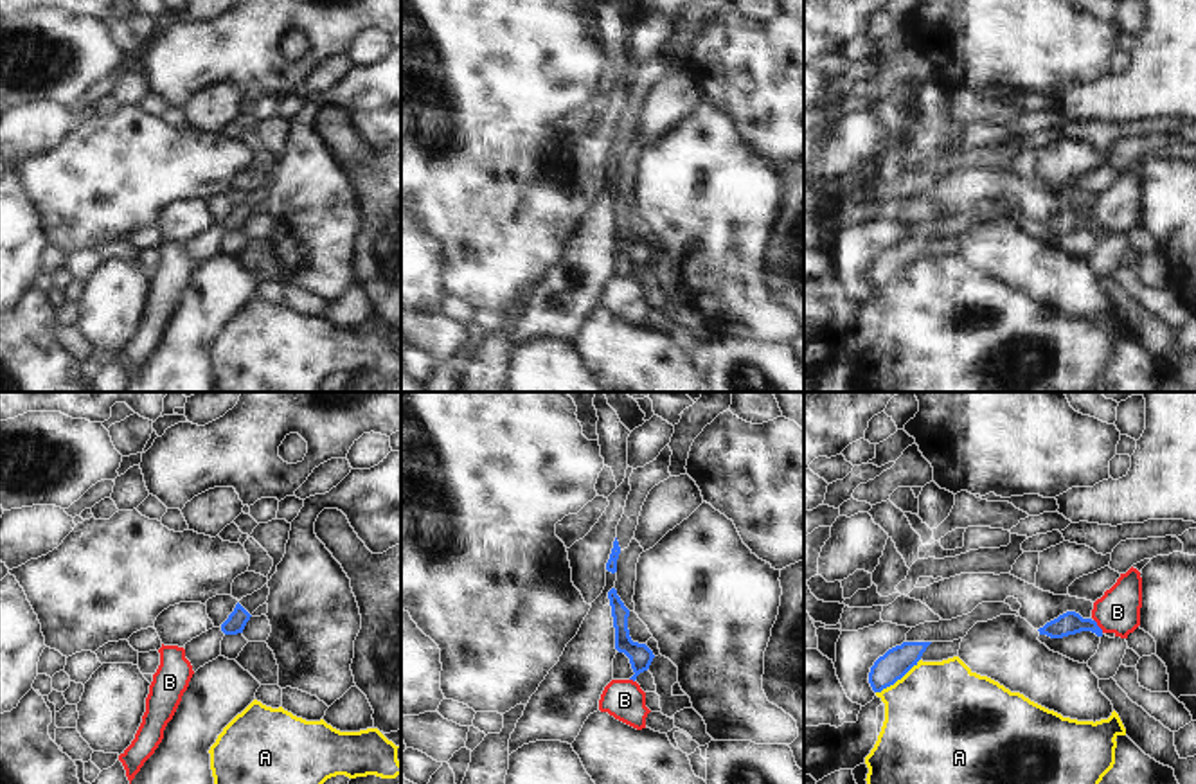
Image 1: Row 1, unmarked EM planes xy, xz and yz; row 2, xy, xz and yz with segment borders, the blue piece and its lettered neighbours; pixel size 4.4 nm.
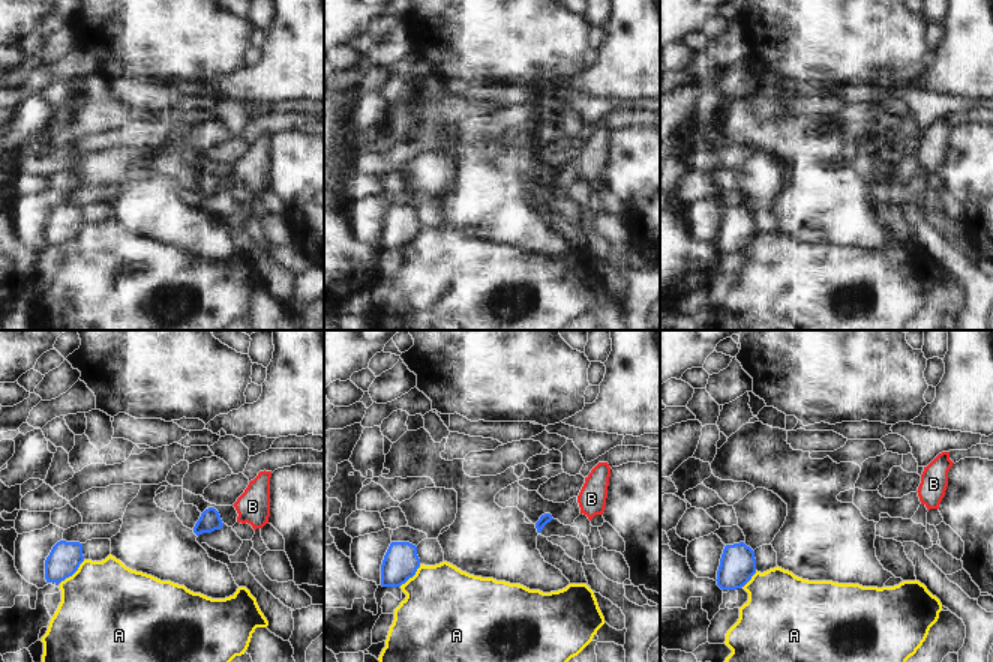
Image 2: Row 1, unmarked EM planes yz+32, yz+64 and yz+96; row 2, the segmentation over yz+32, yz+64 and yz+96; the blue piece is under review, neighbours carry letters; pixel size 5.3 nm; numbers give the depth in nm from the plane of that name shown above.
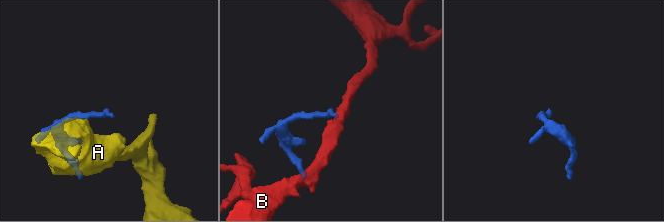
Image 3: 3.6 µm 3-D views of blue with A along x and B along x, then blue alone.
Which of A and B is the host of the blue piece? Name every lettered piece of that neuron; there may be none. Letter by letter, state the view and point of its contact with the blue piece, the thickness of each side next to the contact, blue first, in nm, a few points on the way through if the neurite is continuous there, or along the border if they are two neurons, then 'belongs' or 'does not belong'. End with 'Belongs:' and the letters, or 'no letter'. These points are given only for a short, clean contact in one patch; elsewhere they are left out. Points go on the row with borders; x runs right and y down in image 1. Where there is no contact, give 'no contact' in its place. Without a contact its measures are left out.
A: meets blue in yz at (898, 678); 140 nm thick on the blue side, 480 nm on the other; does not belong
B: meets blue in yz at (1097, 626); 110 nm thick on the blue side, 190 nm on the other; border along yz (1094, 619), (1103, 632); does not belong
Belongs: no letter

